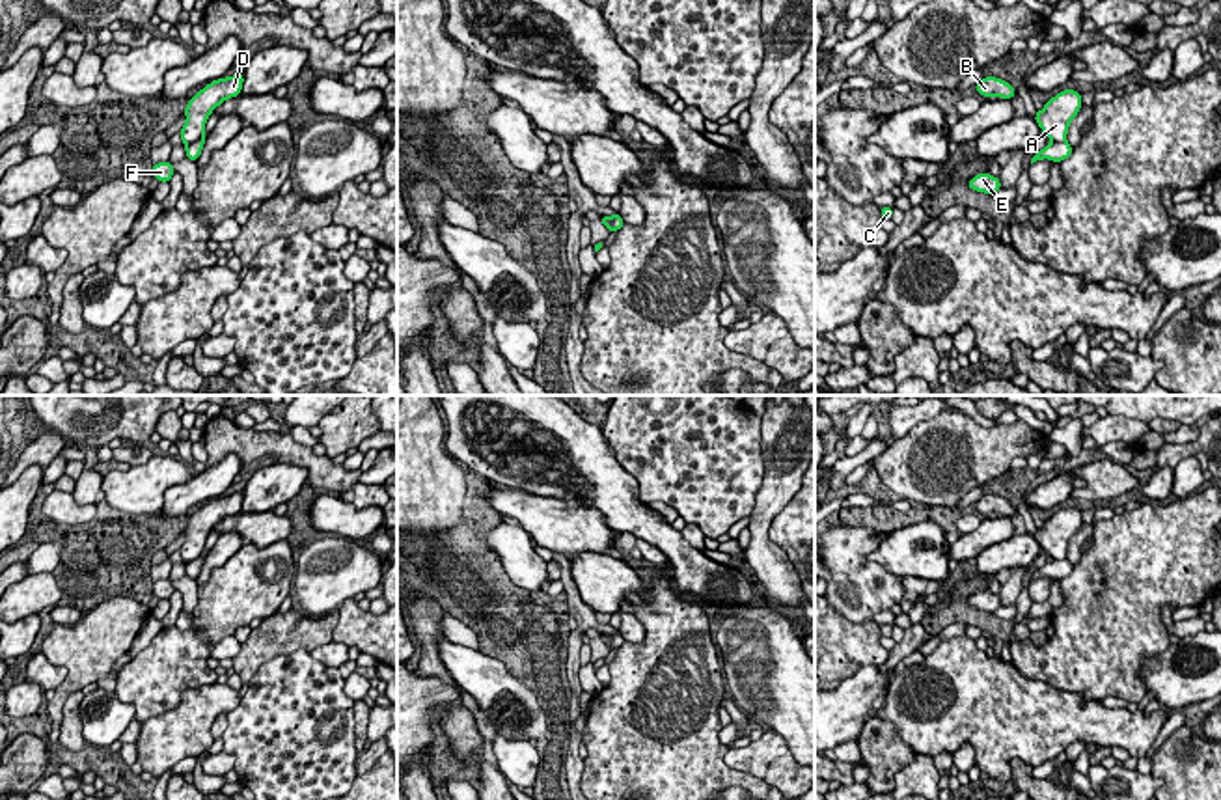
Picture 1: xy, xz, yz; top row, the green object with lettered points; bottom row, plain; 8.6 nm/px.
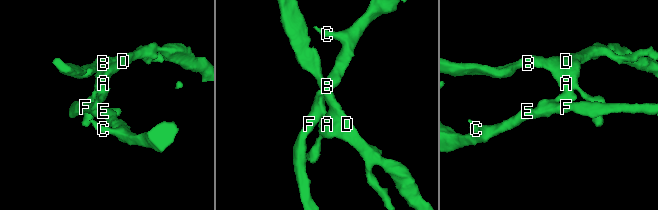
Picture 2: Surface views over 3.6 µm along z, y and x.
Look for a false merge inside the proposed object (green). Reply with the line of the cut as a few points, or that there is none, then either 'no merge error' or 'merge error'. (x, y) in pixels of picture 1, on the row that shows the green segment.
cut xy (204, 133), (187, 146); merge error

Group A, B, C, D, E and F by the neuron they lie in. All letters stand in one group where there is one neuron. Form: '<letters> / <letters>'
A B D / C E F

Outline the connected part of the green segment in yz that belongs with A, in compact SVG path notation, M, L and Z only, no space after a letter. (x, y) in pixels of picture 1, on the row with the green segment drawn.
M1076 90L1059 91L1042 110L1036 110L1035 121L1053 142L1066 142L1070 121L1079 114L1081 93Z

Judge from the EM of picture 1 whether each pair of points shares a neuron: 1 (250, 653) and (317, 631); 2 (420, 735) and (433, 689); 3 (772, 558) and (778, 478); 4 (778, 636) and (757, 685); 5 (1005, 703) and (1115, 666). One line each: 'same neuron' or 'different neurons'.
1: same neuron
2: same neuron
3: same neuron
4: same neuron
5: different neurons

